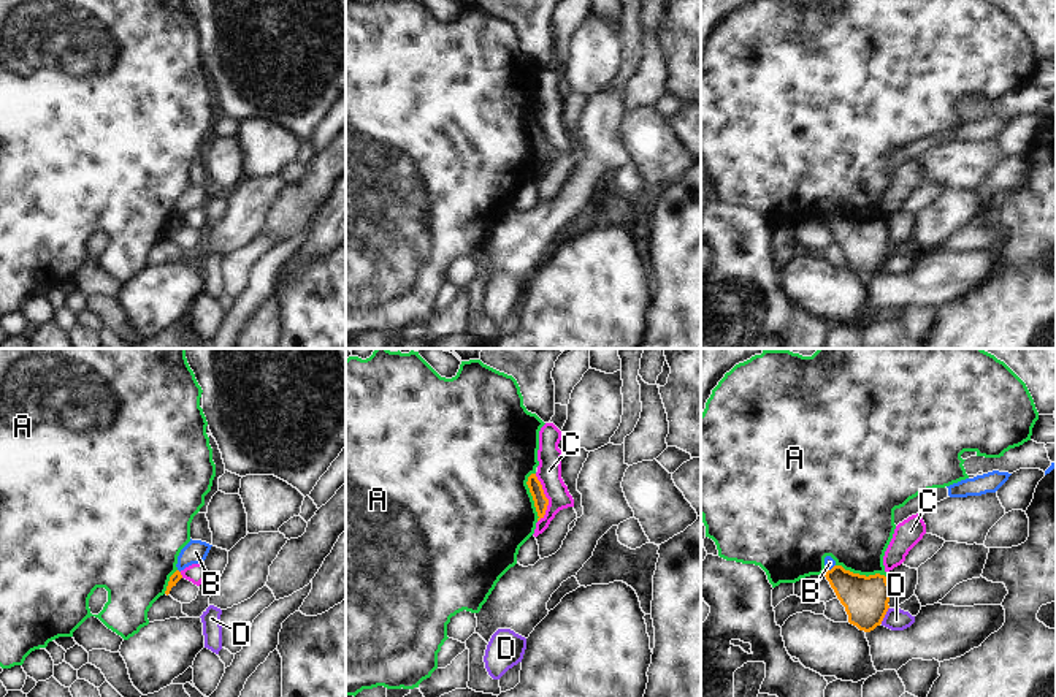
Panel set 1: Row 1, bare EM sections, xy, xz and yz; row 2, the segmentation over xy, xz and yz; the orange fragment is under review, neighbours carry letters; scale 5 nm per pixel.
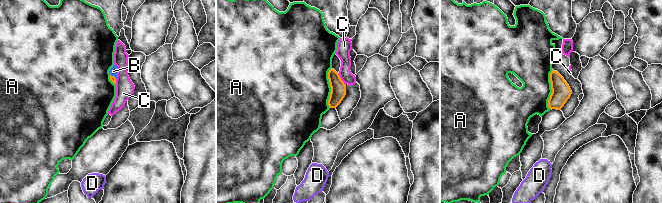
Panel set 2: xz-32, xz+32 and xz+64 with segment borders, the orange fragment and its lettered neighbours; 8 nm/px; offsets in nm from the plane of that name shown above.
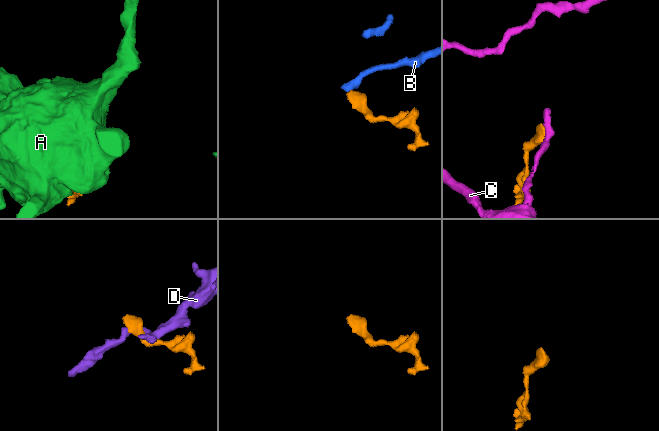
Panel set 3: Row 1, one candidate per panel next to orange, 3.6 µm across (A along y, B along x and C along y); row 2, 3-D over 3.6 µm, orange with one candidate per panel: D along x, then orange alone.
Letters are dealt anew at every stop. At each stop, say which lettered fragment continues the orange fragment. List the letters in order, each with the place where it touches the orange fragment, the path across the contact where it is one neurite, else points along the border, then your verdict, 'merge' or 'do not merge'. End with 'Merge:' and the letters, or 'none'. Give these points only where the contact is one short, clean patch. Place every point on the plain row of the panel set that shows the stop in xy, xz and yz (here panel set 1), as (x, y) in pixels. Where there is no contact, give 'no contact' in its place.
A: contact xz (531, 140); do not merge
B: contact yz (831, 214); border yz (834, 209), (826, 217); do not merge
C: contact xz (546, 143); border xz (535, 119), (547, 144), (546, 159), (538, 167); do not merge
D: contact yz (885, 258); do not merge
Merge: none

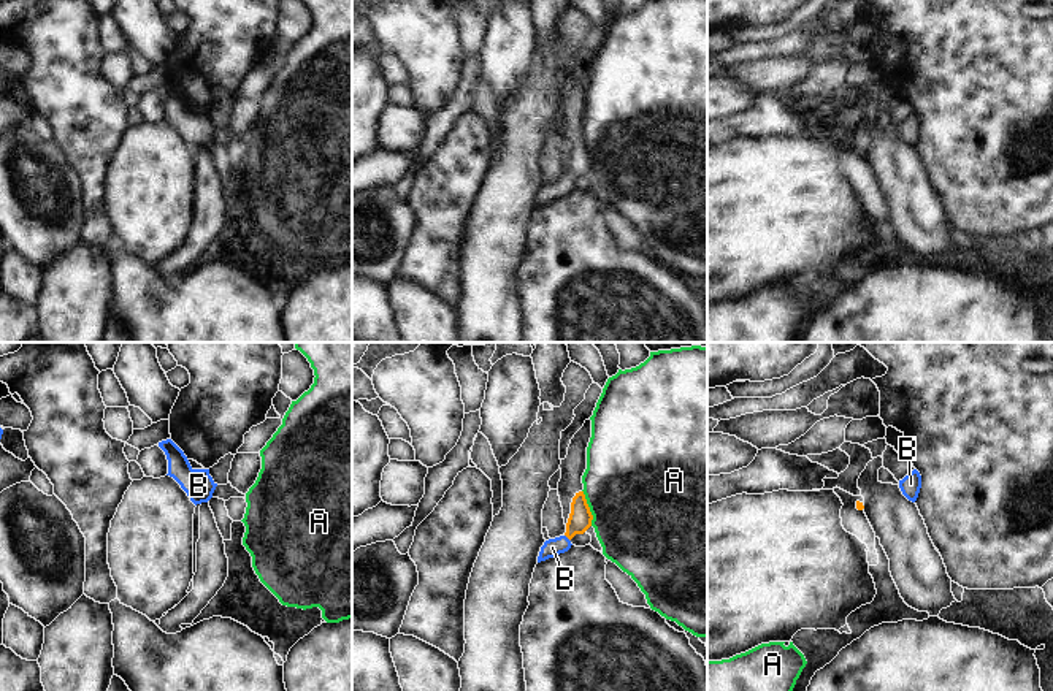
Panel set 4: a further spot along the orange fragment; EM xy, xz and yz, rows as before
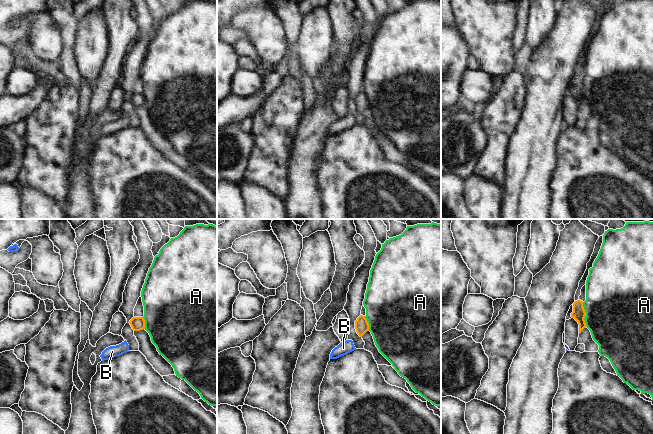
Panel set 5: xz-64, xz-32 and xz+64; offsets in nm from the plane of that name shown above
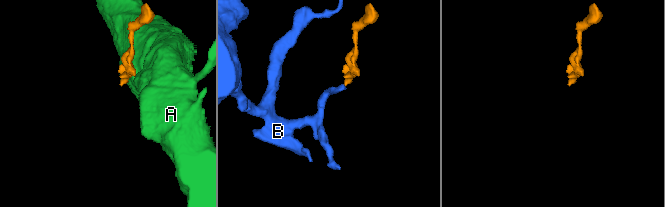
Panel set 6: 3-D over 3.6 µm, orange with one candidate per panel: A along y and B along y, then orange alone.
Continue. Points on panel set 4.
A: contact xz (589, 152); do not merge
B: contact xz (566, 181); way xz (579, 165), (566, 181), (552, 192); merge
Merge: B

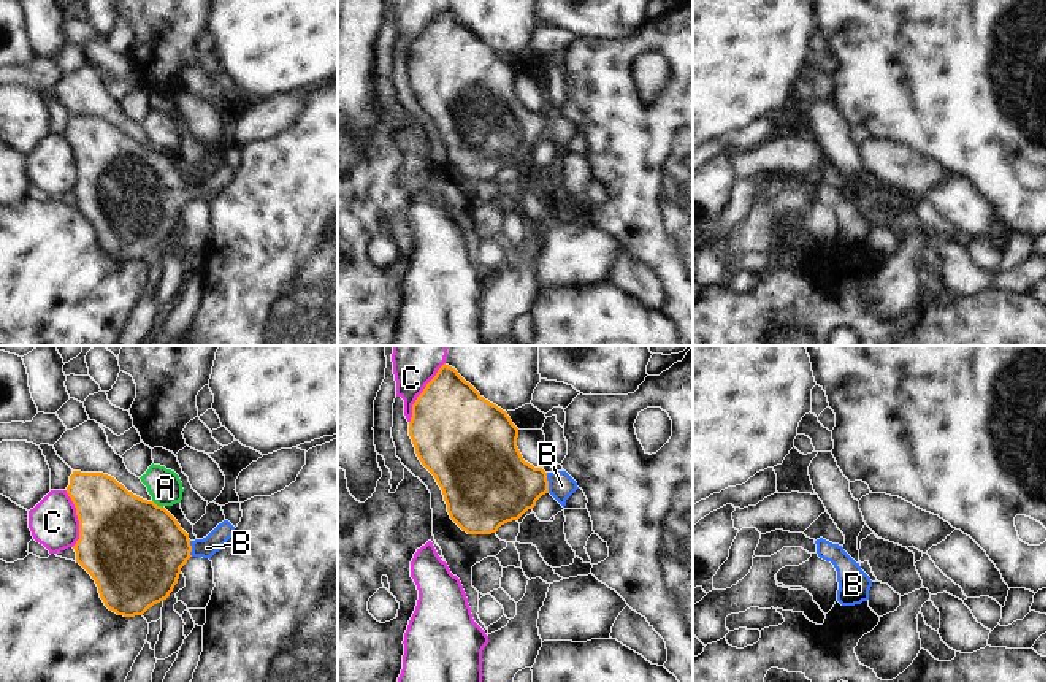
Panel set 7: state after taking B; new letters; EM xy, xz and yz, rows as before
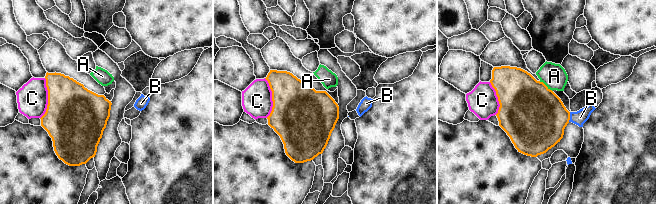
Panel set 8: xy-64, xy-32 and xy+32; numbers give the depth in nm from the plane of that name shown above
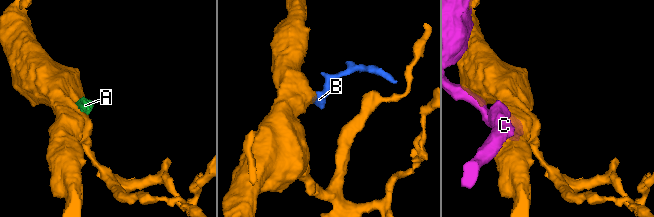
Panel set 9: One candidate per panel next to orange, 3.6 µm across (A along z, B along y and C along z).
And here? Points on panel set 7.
A: contact xy (156, 149); border xy (152, 145), (162, 153); do not merge
B: contact xz (547, 127); way xz (498, 130), (547, 127), (562, 130); merge
C: contact xz (422, 37); do not merge
Merge: B

